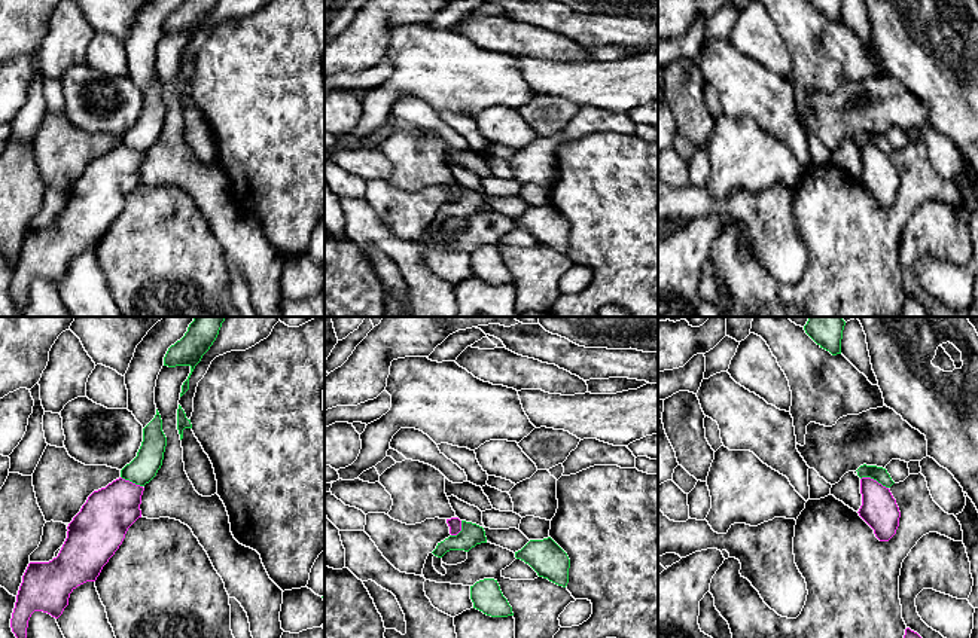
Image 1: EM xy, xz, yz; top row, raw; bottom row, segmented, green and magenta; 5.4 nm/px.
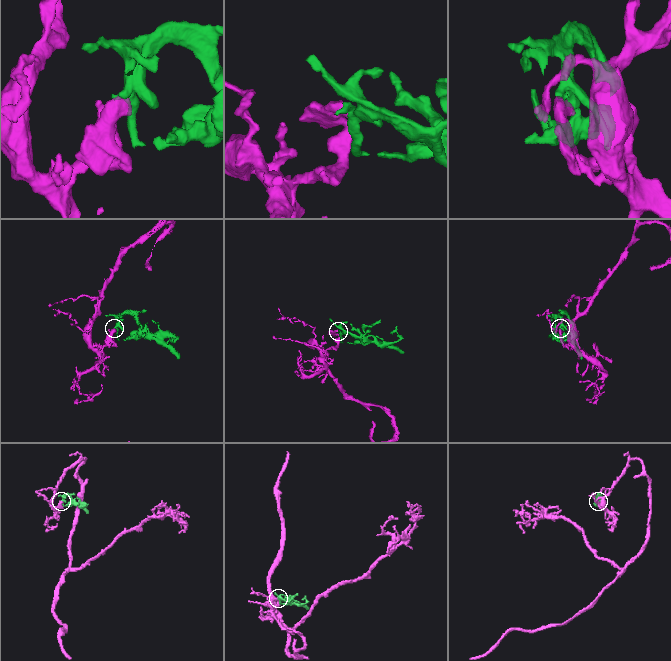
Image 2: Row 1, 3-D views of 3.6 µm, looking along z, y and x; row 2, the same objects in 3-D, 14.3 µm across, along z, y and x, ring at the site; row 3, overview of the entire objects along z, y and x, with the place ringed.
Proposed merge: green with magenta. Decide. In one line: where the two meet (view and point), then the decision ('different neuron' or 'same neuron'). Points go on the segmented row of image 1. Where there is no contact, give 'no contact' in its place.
contact yz (874, 479); different neuron

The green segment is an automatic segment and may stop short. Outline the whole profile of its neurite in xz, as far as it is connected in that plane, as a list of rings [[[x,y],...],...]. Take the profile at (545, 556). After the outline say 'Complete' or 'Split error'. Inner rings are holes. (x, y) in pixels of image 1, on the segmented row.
[[[551,538],[530,540],[515,558],[528,564],[539,577],[566,587],[569,583],[570,559],[567,553]]]. Complete

